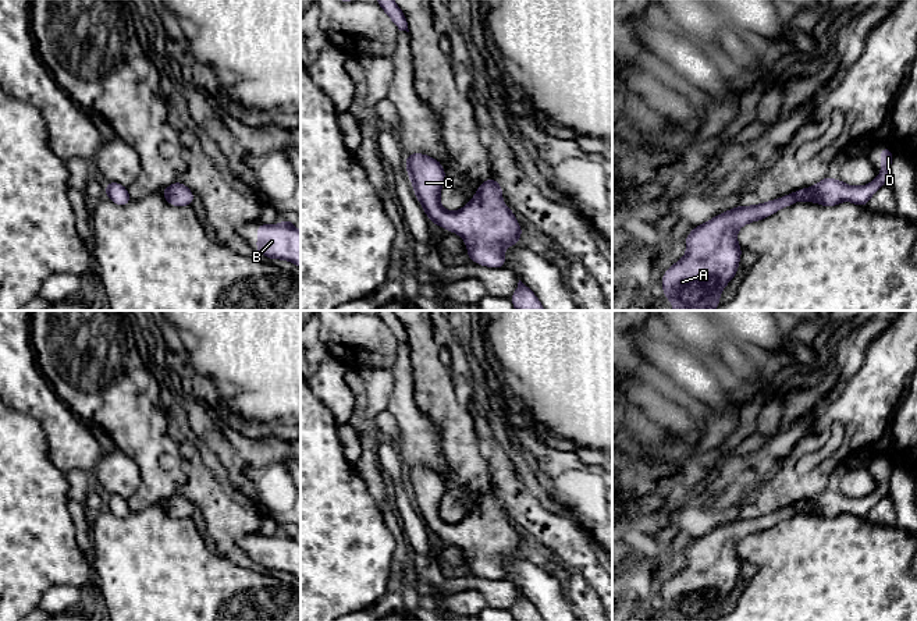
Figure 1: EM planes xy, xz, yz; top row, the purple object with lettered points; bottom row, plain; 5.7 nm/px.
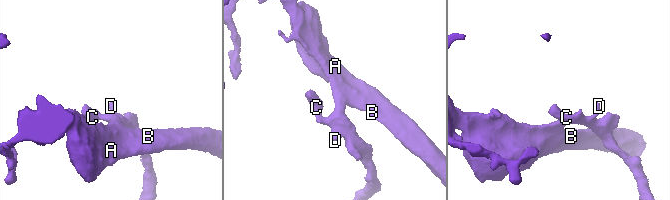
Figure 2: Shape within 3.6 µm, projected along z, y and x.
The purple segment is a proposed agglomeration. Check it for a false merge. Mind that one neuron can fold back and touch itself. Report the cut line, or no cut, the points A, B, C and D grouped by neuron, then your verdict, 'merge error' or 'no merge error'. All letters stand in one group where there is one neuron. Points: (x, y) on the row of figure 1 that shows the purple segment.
cut none; groups A B C D; no merge error

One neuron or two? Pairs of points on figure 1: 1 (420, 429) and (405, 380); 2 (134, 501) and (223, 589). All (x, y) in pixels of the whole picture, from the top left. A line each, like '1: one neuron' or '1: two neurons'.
1: one neuron
2: two neurons

